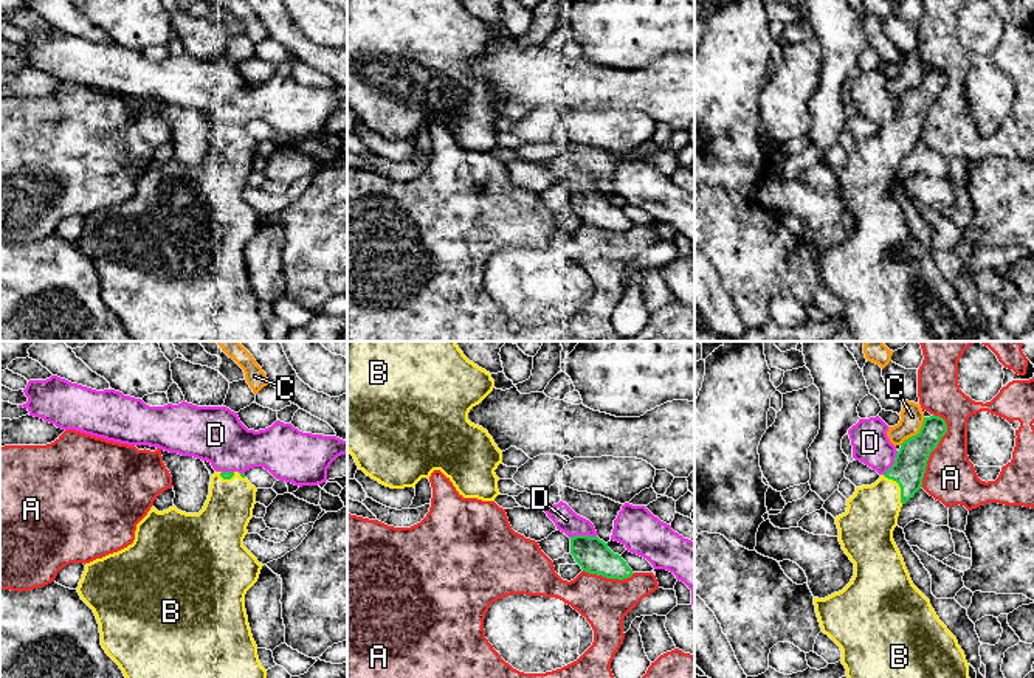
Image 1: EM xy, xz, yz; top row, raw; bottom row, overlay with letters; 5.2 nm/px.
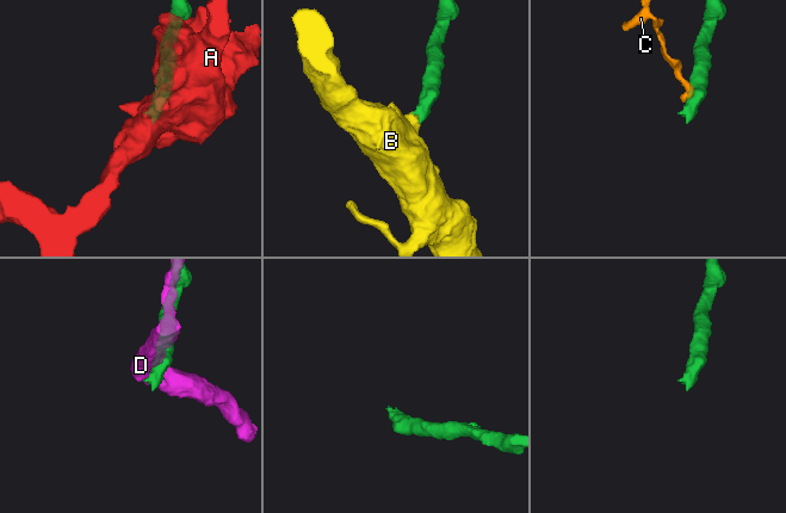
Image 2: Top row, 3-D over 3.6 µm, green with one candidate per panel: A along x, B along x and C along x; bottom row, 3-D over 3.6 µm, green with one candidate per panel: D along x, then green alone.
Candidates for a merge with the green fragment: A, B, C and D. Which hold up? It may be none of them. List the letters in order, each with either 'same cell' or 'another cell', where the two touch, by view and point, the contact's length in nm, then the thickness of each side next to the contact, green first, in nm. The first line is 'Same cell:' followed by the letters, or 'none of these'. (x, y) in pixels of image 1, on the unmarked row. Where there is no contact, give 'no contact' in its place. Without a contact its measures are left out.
Same cell: B
A: another cell | yz (934, 101) | 380 nm | 170/260 nm
B: same cell | yz (899, 138) | 190 nm | 170/280 nm
C: another cell | yz (915, 87) | 190 nm | 170/120 nm
D: another cell | xz (582, 188) | 140 nm | 180/120 nm

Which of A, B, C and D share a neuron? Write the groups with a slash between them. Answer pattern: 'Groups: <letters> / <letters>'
Groups: A / B / C / D

